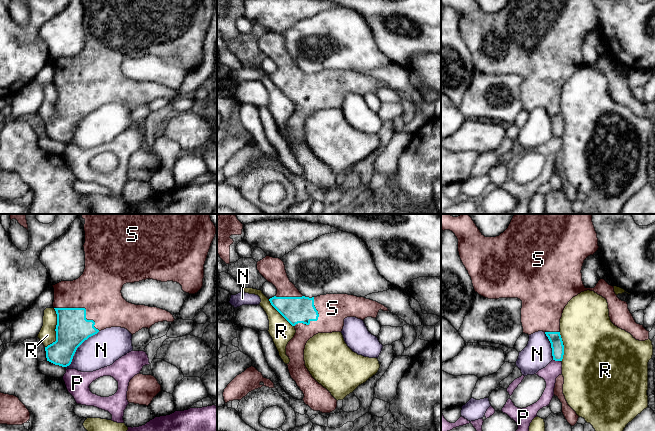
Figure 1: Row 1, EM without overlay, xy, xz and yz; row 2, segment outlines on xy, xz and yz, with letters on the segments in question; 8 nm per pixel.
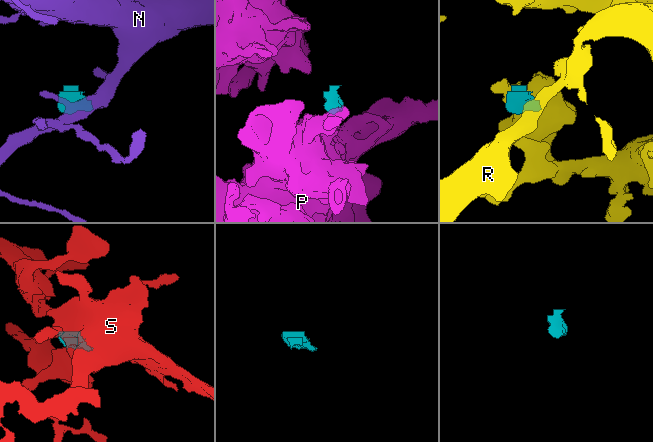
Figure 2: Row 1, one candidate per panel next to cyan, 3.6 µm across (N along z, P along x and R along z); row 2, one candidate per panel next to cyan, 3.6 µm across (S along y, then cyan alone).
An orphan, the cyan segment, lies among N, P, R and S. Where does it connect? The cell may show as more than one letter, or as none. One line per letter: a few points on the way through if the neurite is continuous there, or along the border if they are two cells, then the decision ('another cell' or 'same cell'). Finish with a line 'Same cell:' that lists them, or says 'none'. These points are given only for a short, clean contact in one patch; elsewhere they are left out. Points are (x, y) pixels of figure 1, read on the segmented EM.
N: another cell
P: along yz (553, 359), (560, 361) | another cell
R: another cell
S: same cell
Same cell: S

